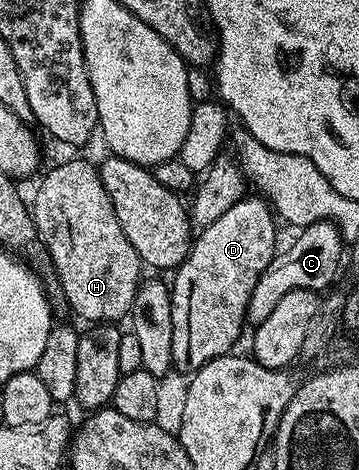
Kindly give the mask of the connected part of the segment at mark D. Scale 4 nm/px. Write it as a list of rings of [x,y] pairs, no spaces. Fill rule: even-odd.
[[[246,195],[241,200],[235,202],[229,210],[224,211],[222,215],[212,224],[202,227],[196,233],[195,239],[189,245],[189,256],[176,268],[172,273],[171,279],[171,354],[172,363],[181,370],[196,370],[203,367],[207,362],[211,362],[220,356],[230,355],[234,351],[233,348],[237,344],[237,339],[241,336],[241,327],[246,327],[247,321],[245,311],[251,302],[251,294],[255,290],[255,282],[259,282],[259,274],[263,274],[263,270],[267,270],[267,266],[273,263],[277,248],[277,224],[274,209],[271,207],[269,200],[262,198],[260,195]]]

